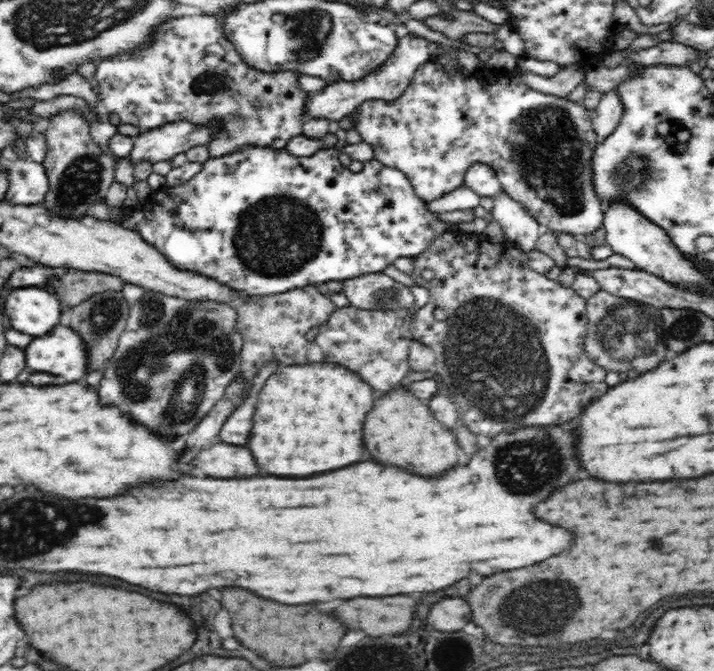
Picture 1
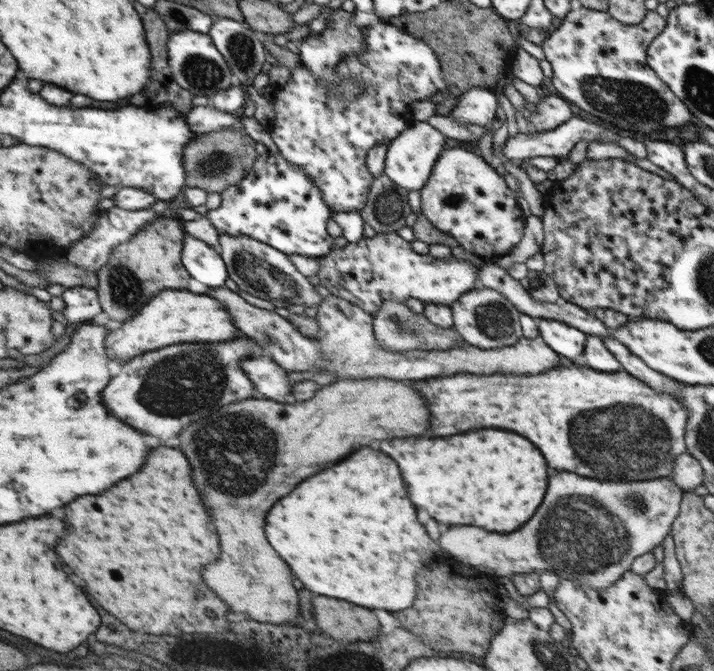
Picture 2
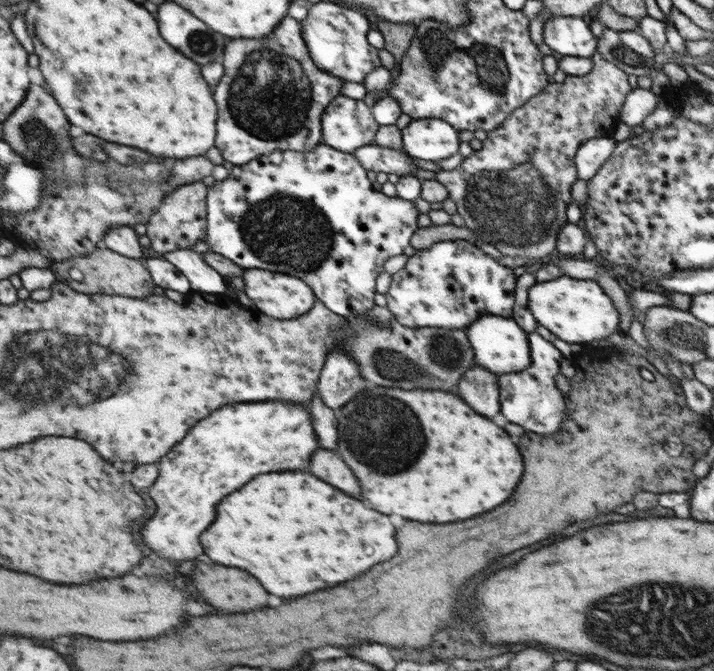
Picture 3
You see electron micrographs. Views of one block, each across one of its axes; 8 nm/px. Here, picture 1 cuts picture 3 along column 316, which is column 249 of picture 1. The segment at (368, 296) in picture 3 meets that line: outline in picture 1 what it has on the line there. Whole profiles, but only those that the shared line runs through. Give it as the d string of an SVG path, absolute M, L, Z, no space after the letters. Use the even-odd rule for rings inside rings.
M250 147L218 158L209 158L202 164L202 169L185 183L174 187L164 185L159 191L153 191L141 205L130 207L127 215L120 220L120 224L126 228L136 229L144 240L163 252L176 267L196 269L215 277L220 282L240 289L246 296L262 297L333 280L344 282L356 279L357 276L382 271L396 258L404 258L404 256L414 258L424 252L434 240L448 230L449 222L440 220L438 213L428 208L427 201L416 195L416 189L412 187L411 180L404 172L392 165L382 163L376 159L376 156L364 162L360 172L352 172L349 167L342 166L338 161L337 153L329 149L322 148L312 156L296 156L288 147L281 149Z

